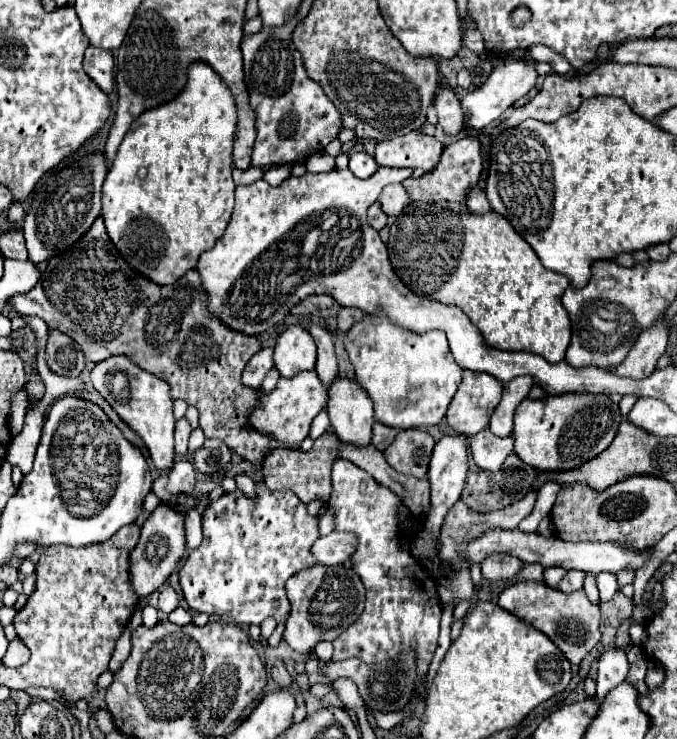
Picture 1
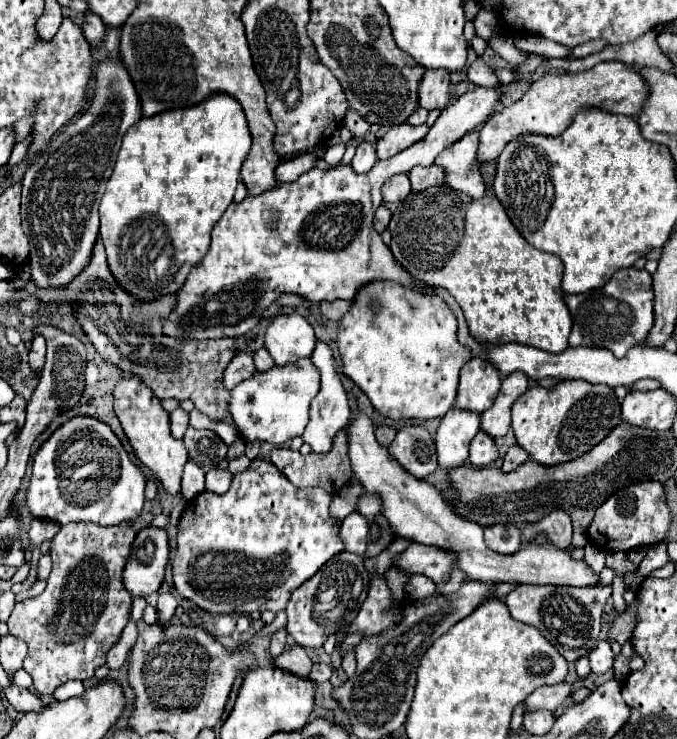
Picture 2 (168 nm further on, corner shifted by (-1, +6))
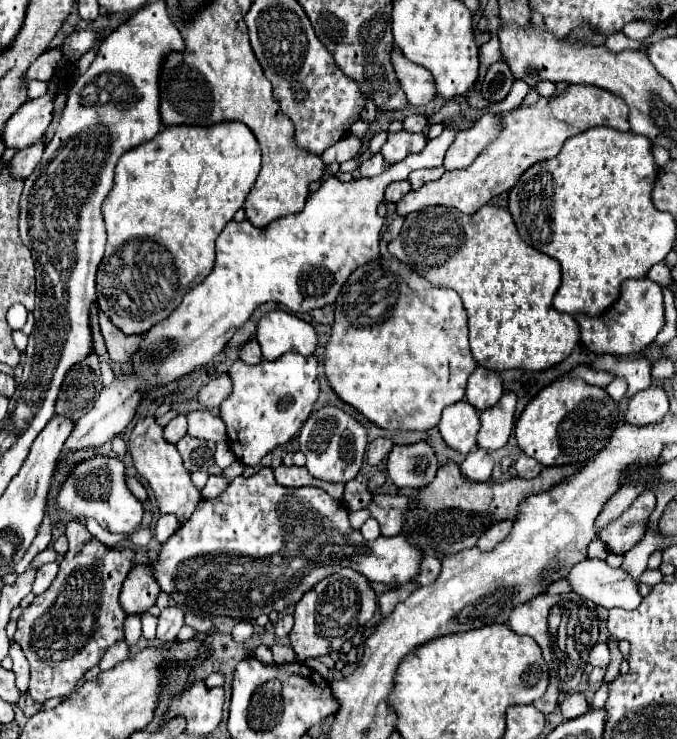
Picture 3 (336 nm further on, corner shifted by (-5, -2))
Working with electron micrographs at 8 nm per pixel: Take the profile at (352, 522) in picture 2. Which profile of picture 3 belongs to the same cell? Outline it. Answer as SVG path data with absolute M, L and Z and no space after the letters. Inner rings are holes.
M369 517L369 519L363 523L361 533L363 533L365 539L377 539L377 537L381 535L381 531L379 531L379 523L377 523L373 517Z

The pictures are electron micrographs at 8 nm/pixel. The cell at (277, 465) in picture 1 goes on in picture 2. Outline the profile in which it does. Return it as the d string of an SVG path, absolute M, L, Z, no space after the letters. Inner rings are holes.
M341 433L339 437L335 437L335 445L331 449L331 453L327 455L317 455L317 453L309 453L309 455L301 455L299 451L293 449L279 449L275 447L271 451L271 461L273 465L287 477L291 479L297 487L305 489L305 487L323 487L329 493L337 493L347 479L353 477L351 471L351 463L349 463L349 443L347 443L347 433Z

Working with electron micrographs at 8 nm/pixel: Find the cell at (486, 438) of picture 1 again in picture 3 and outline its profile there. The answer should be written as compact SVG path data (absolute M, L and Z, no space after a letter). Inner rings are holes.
M475 447L461 463L461 471L463 471L463 477L467 477L469 481L489 481L493 471L493 459L489 451Z

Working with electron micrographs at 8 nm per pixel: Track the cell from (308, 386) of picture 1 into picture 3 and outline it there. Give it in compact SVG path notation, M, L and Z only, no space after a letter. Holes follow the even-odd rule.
M285 353L279 357L279 361L261 361L259 365L251 367L243 361L235 361L229 369L229 377L233 379L233 393L227 397L227 401L221 403L221 419L227 425L229 435L229 447L237 455L237 459L243 465L259 465L259 461L265 457L265 453L289 443L297 437L299 429L311 415L311 409L319 397L319 361L315 355L303 357L299 353Z

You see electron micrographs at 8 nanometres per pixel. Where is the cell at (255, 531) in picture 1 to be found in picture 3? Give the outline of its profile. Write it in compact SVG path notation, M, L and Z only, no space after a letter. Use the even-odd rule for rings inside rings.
M261 467L251 477L237 477L231 481L227 491L215 499L203 499L191 521L181 525L179 531L163 543L157 563L153 565L153 575L161 591L169 593L177 605L185 605L201 615L211 617L237 617L237 619L257 619L259 615L269 615L271 611L287 613L283 609L293 607L305 591L309 591L323 577L337 573L341 567L353 567L361 571L371 583L383 583L387 587L399 587L413 581L421 573L423 553L415 549L403 535L383 537L367 541L361 531L353 529L347 519L345 503L335 501L319 487L299 487L289 489L275 481L271 467Z

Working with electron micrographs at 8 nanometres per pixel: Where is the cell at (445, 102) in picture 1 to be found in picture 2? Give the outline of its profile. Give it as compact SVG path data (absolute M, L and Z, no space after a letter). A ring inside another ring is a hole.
M425 71L419 81L419 105L425 109L443 109L449 101L449 73Z

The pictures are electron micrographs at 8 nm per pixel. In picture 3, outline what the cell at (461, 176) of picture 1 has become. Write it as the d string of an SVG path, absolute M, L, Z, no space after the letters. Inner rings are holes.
M437 167L437 169L419 169L419 171L415 171L415 173L409 175L409 183L411 183L413 189L419 189L421 185L425 185L429 181L439 179L443 173L445 173L443 167Z

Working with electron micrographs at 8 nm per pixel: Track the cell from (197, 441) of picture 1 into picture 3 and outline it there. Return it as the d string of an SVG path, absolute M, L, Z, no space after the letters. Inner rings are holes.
M193 411L187 415L189 419L189 435L197 439L207 441L227 441L227 427L223 425L223 419L213 415L211 411Z

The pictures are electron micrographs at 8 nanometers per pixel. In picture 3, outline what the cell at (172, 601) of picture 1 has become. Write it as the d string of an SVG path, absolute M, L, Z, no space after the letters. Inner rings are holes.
M169 605L159 615L157 625L157 639L161 641L175 641L179 629L183 627L183 611L175 605Z

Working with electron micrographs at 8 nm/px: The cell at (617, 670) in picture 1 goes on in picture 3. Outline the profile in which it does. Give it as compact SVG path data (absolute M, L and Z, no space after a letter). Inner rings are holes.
M597 643L589 653L589 663L593 667L607 667L609 665L609 647L605 643Z

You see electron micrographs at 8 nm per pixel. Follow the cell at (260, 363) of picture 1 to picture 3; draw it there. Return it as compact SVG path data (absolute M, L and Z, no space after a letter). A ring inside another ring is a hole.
M223 373L197 393L197 401L205 407L219 407L227 395L231 395L231 377Z

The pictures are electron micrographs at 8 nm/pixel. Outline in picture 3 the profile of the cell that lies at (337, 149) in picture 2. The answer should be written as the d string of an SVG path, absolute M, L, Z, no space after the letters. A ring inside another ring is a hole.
M347 135L345 139L337 141L331 149L327 149L321 159L331 165L331 163L345 163L349 159L353 159L361 149L361 141L355 135Z

